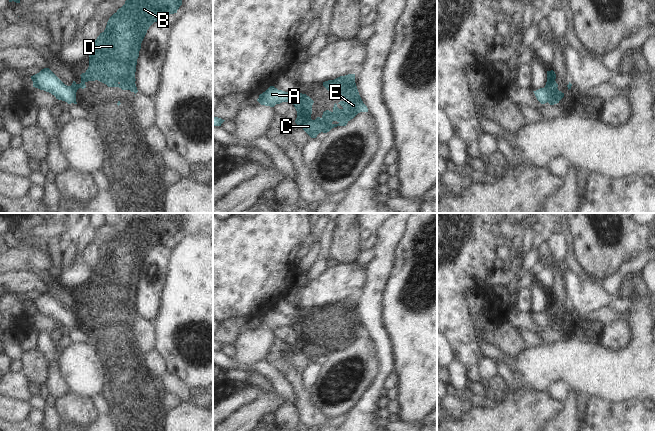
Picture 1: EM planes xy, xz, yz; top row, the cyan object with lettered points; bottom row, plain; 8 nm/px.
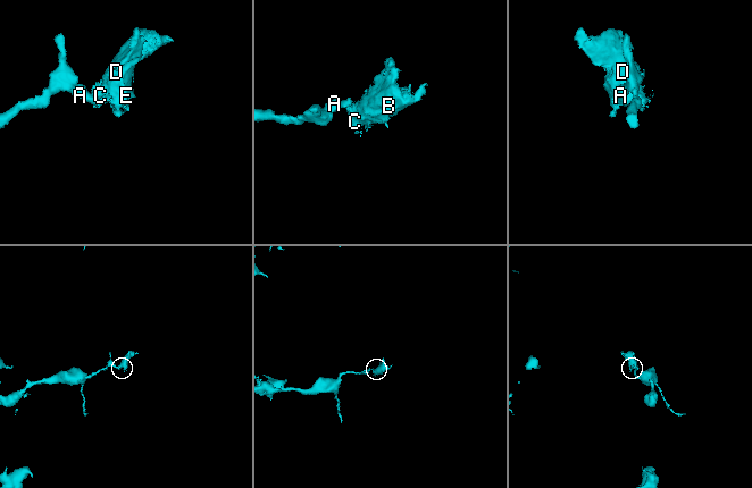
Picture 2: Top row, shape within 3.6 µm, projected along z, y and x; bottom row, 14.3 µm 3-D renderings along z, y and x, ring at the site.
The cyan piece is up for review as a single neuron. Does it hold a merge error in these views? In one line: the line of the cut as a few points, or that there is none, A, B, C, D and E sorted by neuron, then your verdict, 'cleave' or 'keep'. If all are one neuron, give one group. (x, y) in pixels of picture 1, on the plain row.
cut in yz along (544, 311), (548, 325); A / B C D E; cleave

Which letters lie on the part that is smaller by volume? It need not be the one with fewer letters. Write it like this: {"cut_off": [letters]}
{"cut_off": ["B", "C", "D", "E"]}

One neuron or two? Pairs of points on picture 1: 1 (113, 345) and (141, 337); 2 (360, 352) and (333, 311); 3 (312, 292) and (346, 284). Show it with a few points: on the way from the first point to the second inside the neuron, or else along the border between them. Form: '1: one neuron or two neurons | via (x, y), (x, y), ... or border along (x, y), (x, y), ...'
1: one neuron | via (120, 340), (134, 337)
2: one neuron | via (350, 342), (336, 328), (335, 321)
3: one neuron | via (320, 292), (334, 284), (338, 284)

